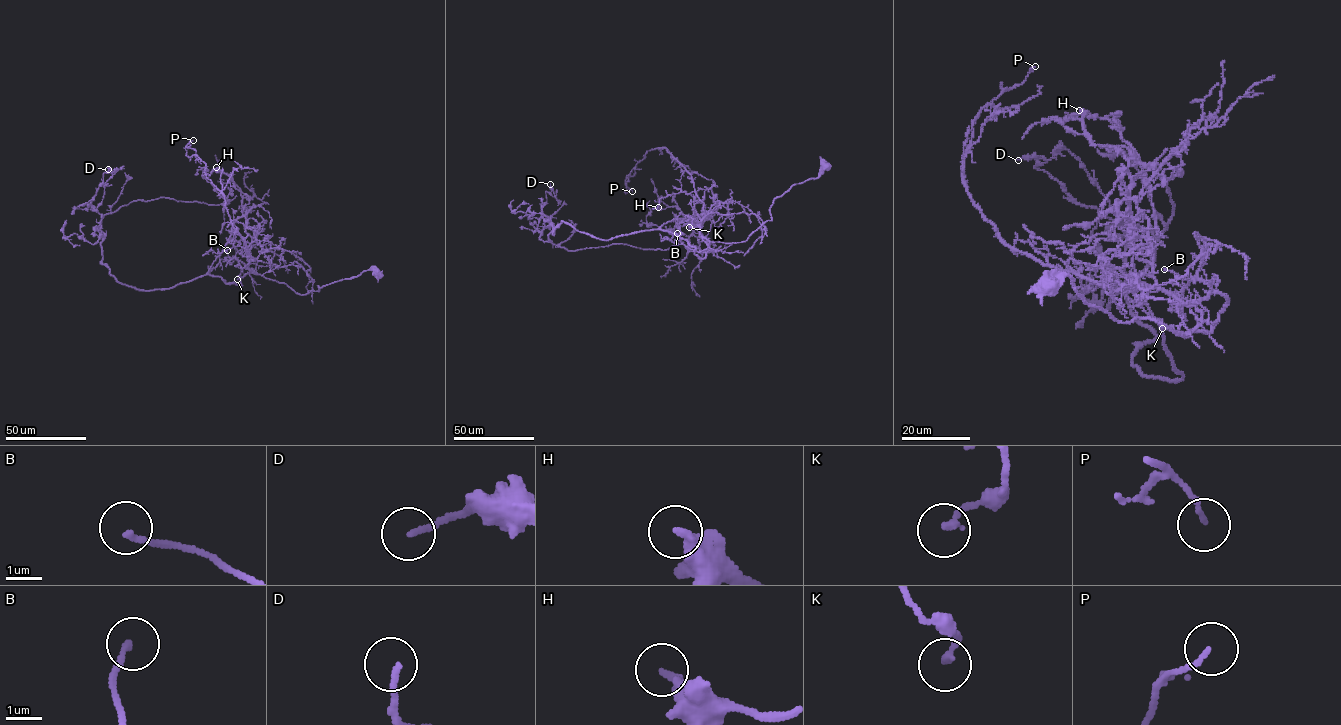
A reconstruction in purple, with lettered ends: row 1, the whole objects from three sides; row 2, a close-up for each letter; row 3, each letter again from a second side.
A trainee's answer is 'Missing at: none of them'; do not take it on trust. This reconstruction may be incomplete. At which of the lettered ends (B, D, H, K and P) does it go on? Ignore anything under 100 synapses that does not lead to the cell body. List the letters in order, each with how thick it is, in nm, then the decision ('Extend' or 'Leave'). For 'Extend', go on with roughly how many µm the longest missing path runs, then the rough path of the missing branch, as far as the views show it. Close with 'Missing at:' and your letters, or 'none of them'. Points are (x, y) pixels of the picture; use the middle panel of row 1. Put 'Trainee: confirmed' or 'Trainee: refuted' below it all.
B: Thickness 170 nm. Leave
D: Thickness 160 nm. Leave
H: Thickness 240 nm. Leave
K: Thickness 190 nm. Leave
P: Thickness 120 nm. Leave
Missing at: none of them
Trainee: confirmed

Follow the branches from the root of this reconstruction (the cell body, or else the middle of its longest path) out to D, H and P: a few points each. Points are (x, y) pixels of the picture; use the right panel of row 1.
D: (1048, 287), (1185, 335), (1227, 298), (1148, 378), (1155, 236), (1018, 160)
H: (1048, 287), (1070, 276), (1119, 322), (1201, 322), (1157, 285), (1116, 207), (1128, 159), (1079, 110)
P: (1048, 287), (1070, 276), (1119, 322), (1201, 322), (1159, 289), (1041, 264), (972, 201), (972, 122), (1035, 66)

